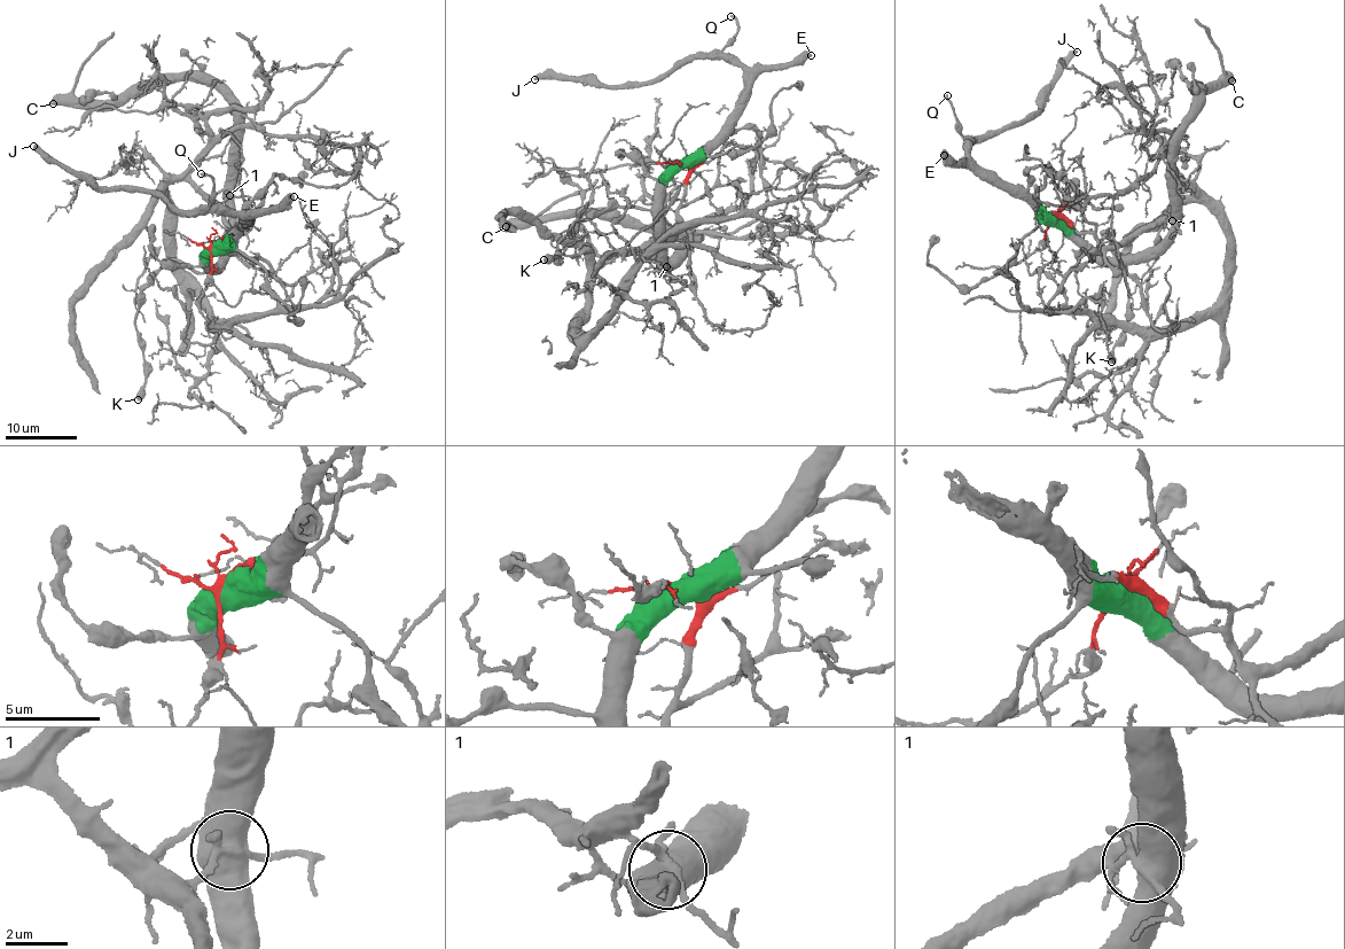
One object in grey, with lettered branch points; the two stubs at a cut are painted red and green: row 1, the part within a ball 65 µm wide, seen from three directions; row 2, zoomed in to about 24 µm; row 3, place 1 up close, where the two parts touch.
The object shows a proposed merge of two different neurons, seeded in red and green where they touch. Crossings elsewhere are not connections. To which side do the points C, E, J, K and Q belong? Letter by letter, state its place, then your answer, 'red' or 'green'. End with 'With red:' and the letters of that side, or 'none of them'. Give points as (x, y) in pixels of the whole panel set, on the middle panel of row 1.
C: place (506, 226); green
E: place (811, 55); green
J: place (534, 79); green
K: place (544, 259); green
Q: place (730, 16); green
With red: none of them

